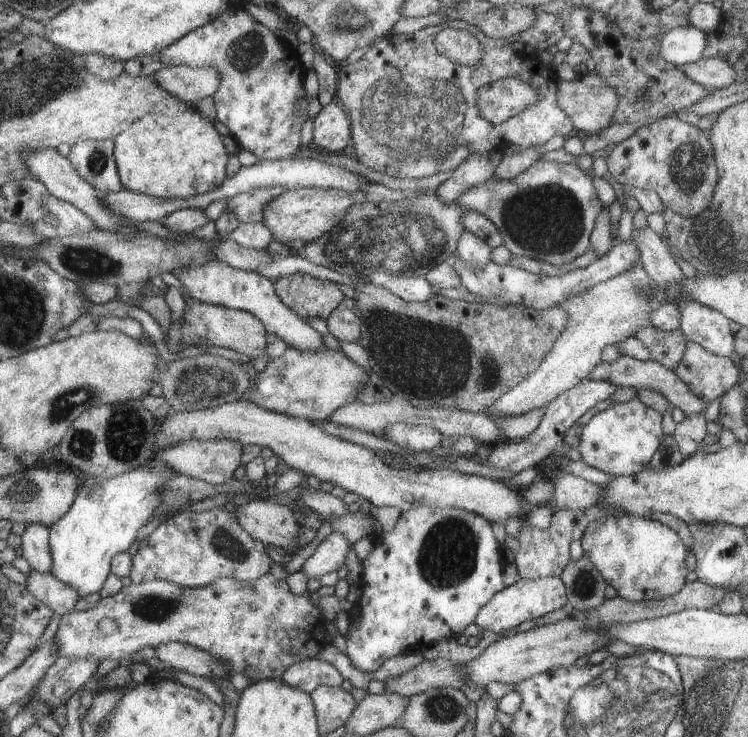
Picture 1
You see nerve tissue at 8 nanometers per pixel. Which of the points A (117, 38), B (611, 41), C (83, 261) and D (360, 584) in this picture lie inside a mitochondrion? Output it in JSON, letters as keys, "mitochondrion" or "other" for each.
{"A":"other","B":"other","C":"mitochondrion","D":"other"}

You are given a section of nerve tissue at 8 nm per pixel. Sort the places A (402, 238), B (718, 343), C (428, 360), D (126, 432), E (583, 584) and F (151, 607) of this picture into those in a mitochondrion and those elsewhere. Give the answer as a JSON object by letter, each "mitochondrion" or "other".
{"A":"mitochondrion","B":"other","C":"mitochondrion","D":"mitochondrion","E":"mitochondrion","F":"mitochondrion"}

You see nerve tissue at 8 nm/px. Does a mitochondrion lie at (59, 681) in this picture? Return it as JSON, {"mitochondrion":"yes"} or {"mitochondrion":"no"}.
{"mitochondrion":"no"}

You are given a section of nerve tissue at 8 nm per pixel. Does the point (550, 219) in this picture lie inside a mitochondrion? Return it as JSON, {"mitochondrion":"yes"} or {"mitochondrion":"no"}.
{"mitochondrion":"yes"}

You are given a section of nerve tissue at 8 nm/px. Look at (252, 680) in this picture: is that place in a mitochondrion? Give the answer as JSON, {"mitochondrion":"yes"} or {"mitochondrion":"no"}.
{"mitochondrion":"no"}

